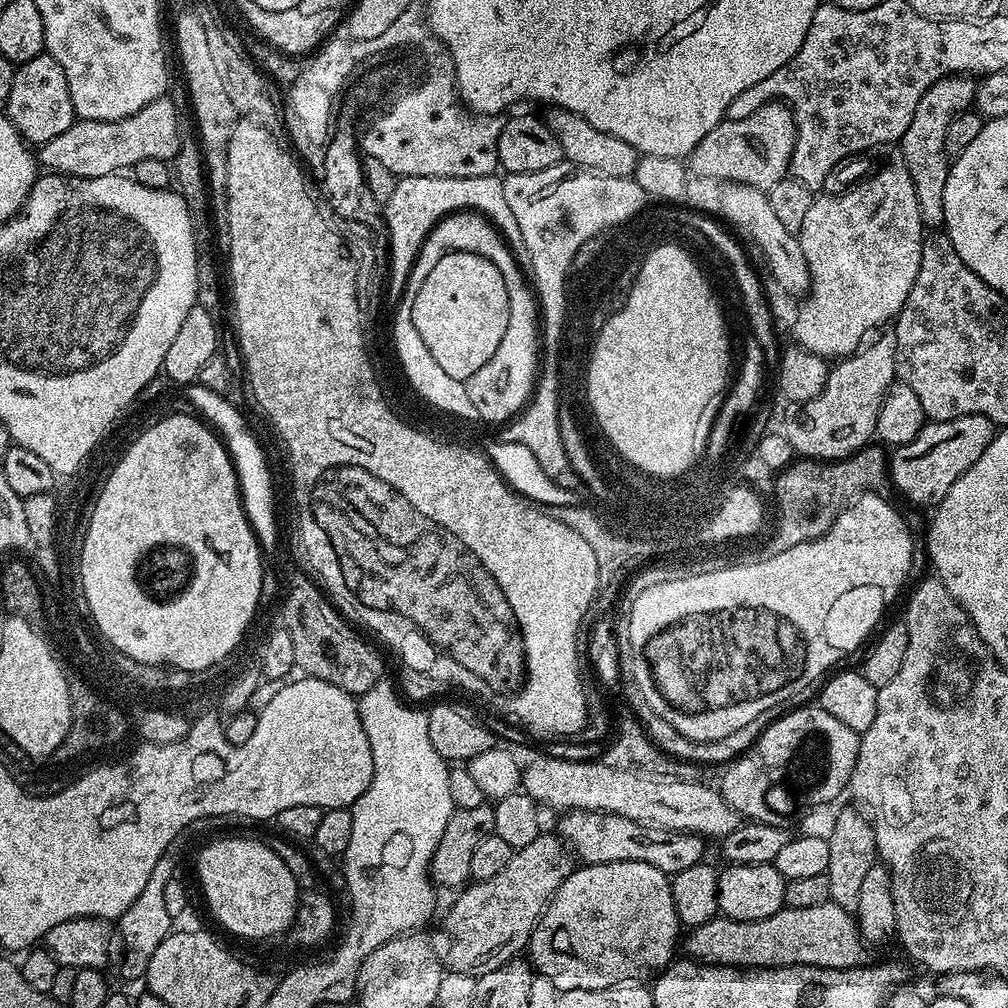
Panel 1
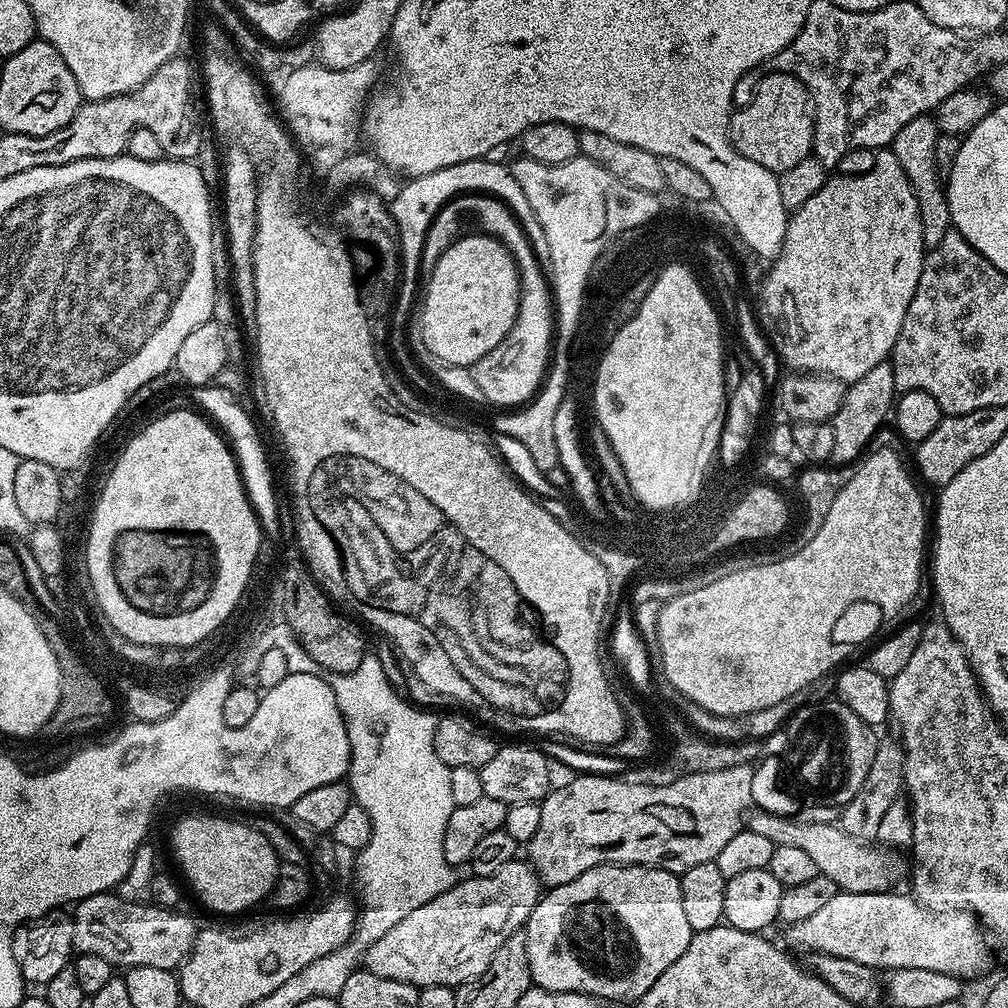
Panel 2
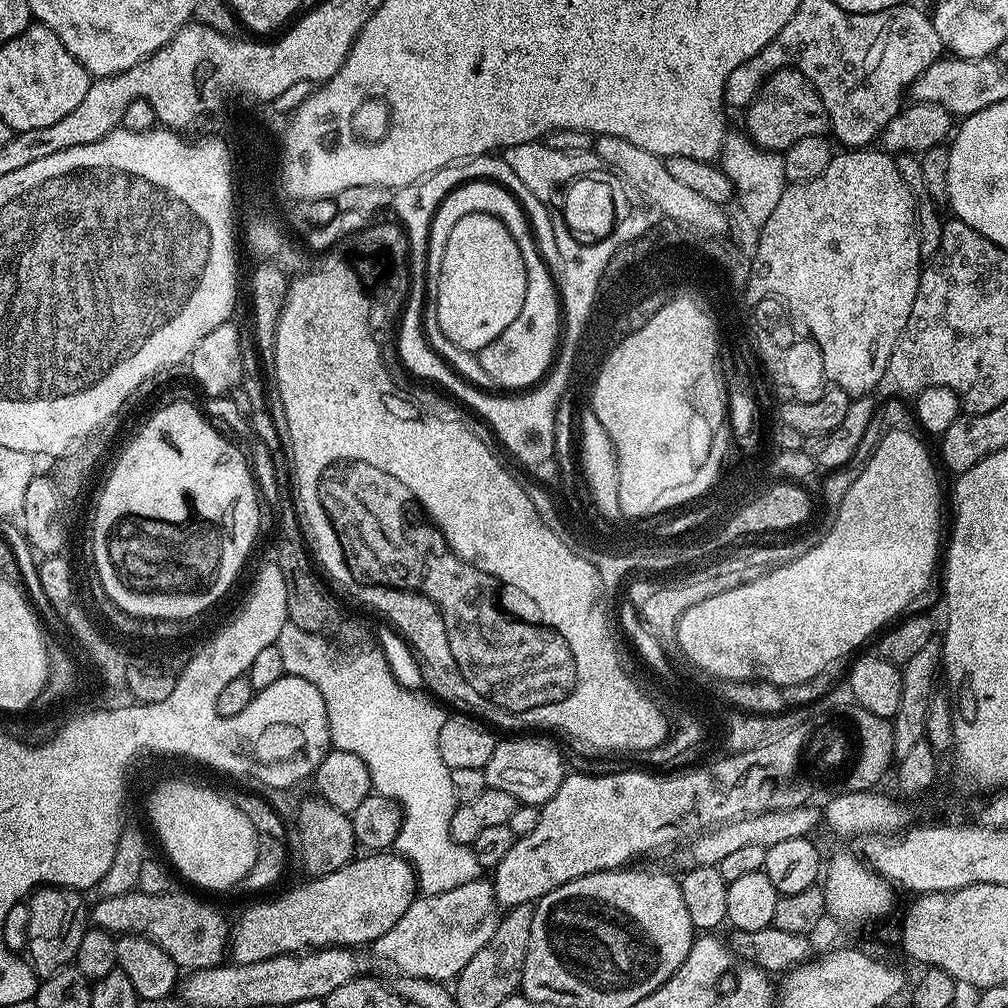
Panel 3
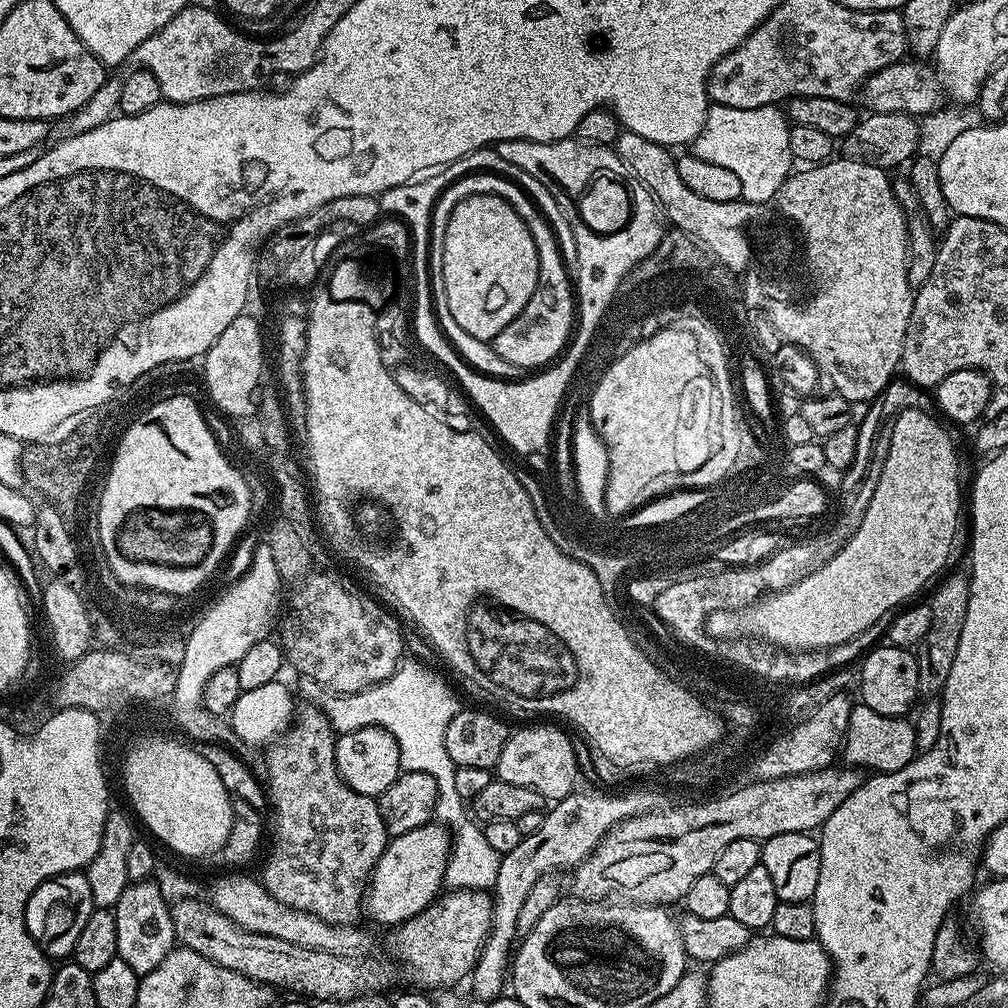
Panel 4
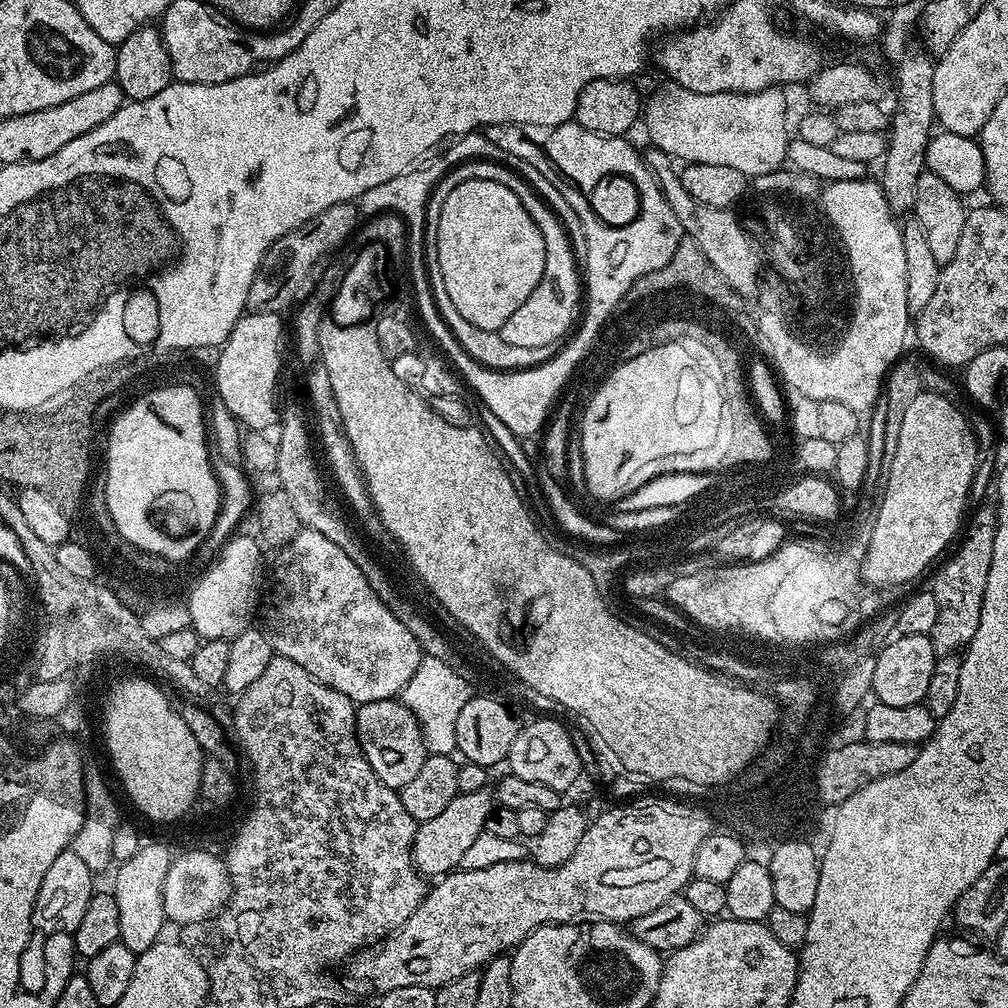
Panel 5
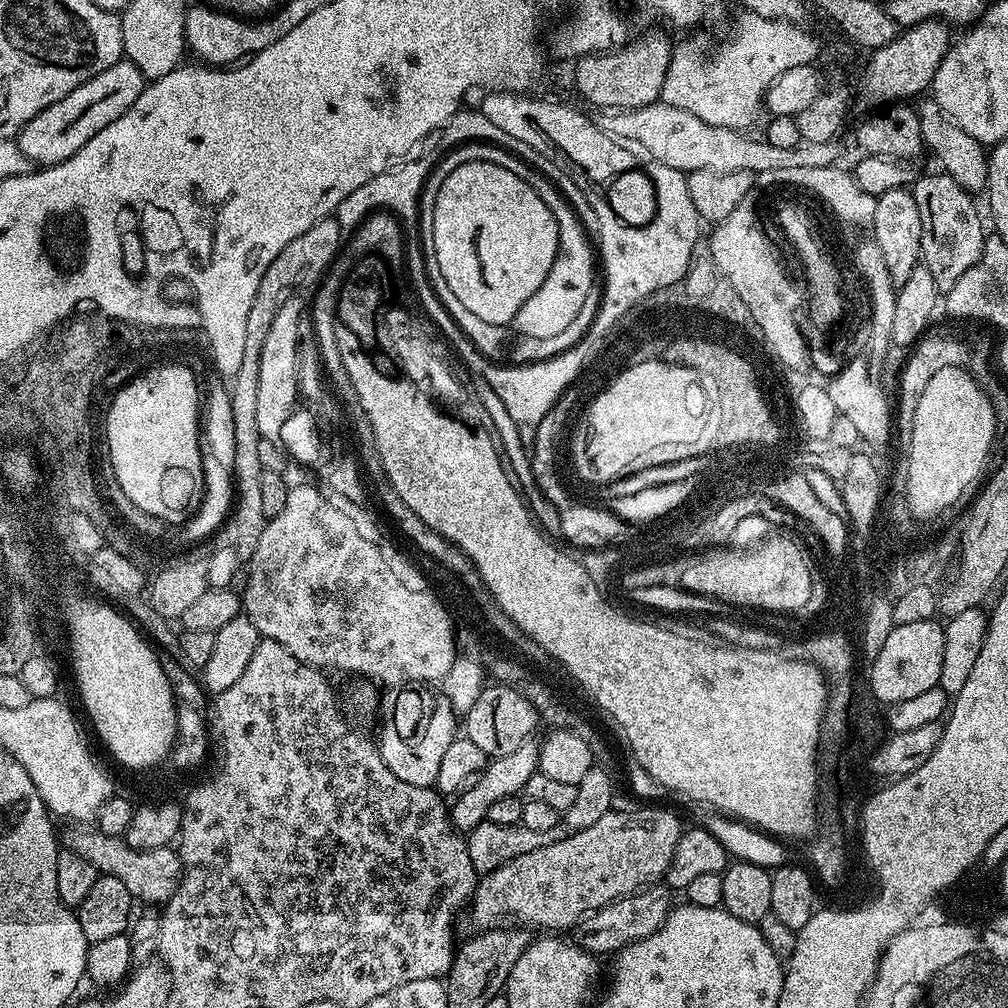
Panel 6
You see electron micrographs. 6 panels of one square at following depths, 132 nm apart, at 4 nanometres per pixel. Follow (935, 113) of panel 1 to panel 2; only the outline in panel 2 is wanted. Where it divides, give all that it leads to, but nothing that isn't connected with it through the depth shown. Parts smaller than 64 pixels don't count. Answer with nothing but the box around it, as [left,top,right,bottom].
[890,114,953,249]

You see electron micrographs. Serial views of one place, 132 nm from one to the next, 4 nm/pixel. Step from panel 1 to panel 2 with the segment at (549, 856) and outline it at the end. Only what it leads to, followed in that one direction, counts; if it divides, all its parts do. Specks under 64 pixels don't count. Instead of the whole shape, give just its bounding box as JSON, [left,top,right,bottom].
[362,858,542,990]

